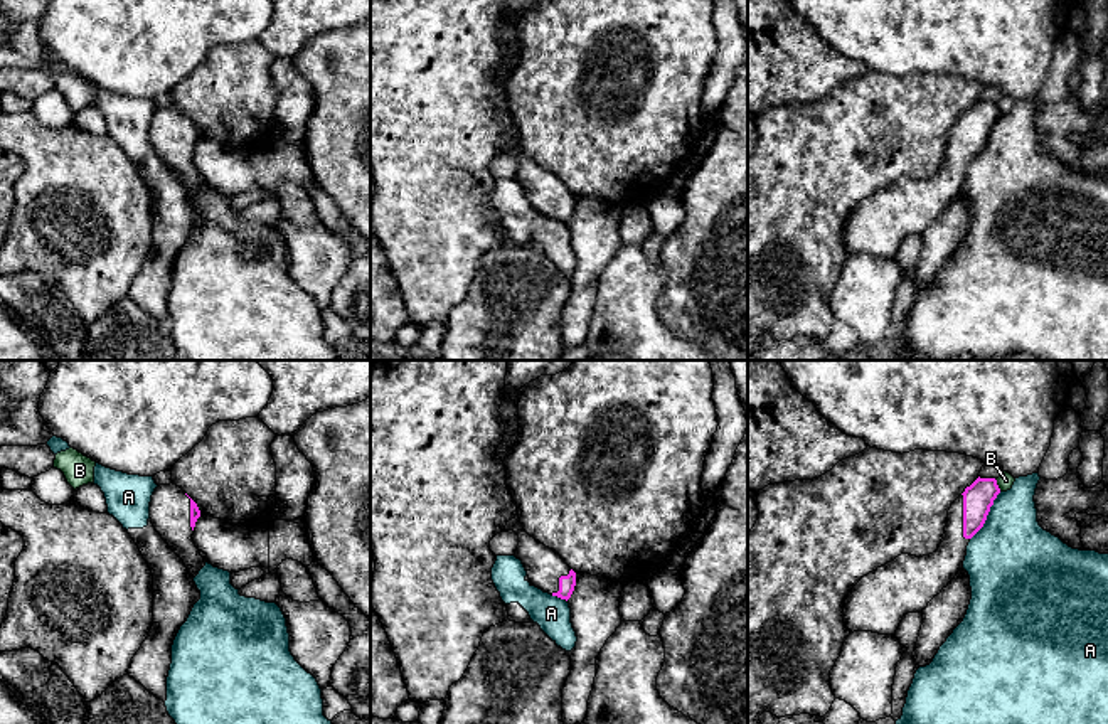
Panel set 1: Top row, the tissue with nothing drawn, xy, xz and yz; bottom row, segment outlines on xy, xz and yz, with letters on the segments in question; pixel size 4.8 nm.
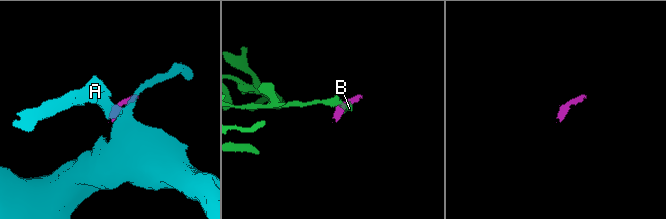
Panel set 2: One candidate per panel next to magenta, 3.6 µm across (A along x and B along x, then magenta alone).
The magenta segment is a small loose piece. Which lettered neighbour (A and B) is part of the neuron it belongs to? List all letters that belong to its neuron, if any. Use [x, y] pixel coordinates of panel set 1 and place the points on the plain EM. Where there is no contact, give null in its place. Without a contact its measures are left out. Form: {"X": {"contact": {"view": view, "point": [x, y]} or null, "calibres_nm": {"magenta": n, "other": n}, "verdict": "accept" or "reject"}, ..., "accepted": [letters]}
{"A": {"contact": {"view": "yz", "point": [987, 137]}, "calibres_nm": {"magenta": 150, "other": 420}, "verdict": "reject"}, "B": {"contact": {"view": "yz", "point": [997, 108]}, "calibres_nm": {"magenta": 150, "other": 80}, "verdict": "reject"}, "accepted": []}

